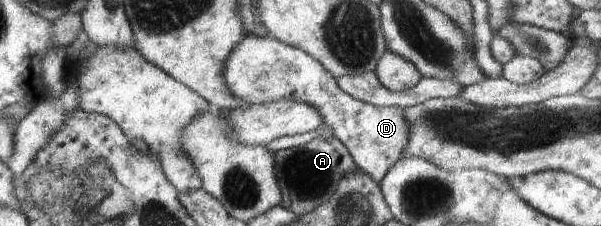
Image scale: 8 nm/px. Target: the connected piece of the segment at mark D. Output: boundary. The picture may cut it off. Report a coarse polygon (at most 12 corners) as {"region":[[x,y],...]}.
{"region":[[247,35],[232,94],[316,107],[379,184],[409,147],[405,109],[350,96],[312,55]]}

